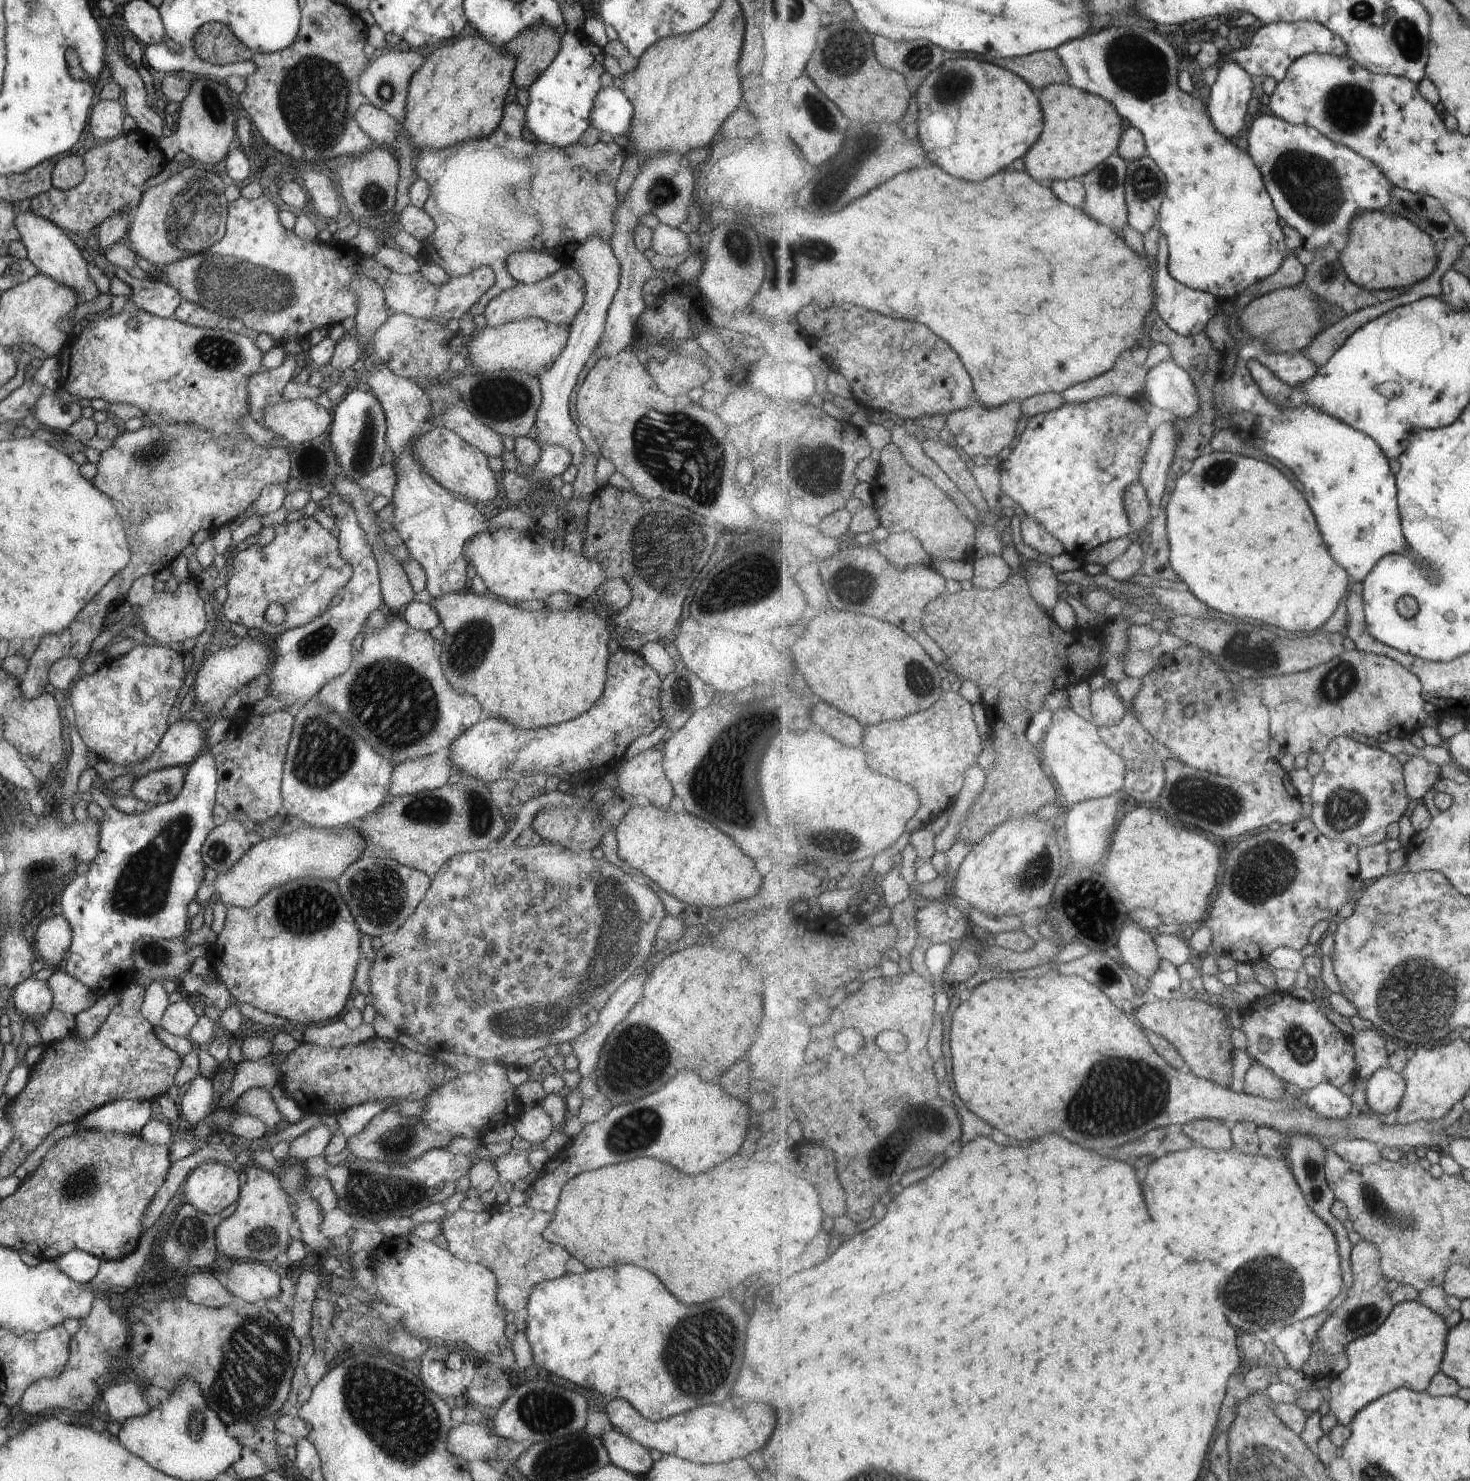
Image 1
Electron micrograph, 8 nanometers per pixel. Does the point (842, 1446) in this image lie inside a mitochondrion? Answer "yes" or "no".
no

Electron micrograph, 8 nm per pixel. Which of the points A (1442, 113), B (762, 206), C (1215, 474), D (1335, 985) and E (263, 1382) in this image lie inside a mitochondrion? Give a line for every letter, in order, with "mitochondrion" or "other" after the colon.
A: other
B: other
C: mitochondrion
D: other
E: mitochondrion

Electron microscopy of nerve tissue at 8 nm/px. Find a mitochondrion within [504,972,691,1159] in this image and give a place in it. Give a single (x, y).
(638, 1055)

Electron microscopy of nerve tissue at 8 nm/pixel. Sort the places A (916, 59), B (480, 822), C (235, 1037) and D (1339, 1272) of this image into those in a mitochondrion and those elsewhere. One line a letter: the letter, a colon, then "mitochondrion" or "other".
A: mitochondrion
B: mitochondrion
C: other
D: other

